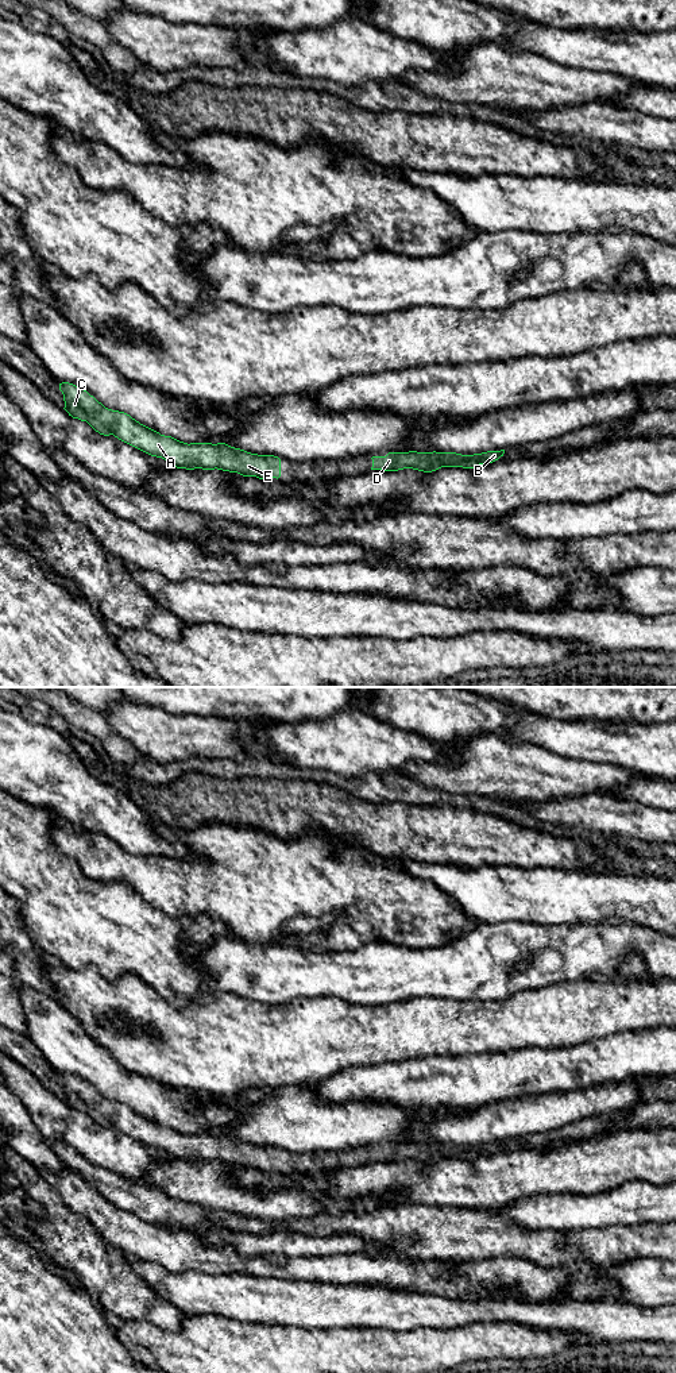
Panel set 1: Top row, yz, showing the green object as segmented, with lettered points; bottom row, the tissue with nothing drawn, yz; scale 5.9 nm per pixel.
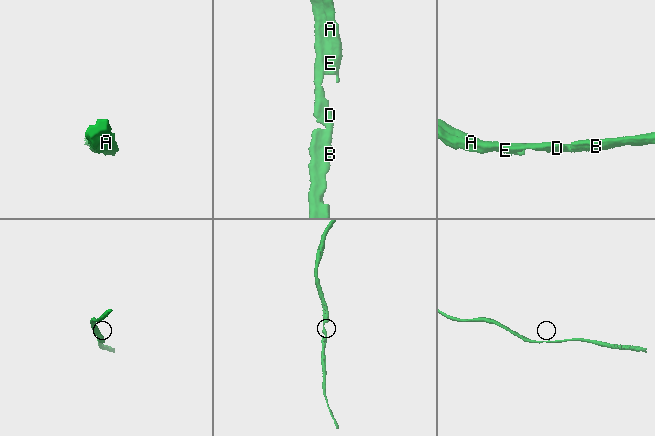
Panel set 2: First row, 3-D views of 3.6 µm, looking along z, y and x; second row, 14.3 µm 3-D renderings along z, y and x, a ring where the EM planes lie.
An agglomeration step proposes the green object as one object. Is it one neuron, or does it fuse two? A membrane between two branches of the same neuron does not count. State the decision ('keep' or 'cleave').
keep

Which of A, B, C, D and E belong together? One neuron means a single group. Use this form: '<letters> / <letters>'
A B C D E

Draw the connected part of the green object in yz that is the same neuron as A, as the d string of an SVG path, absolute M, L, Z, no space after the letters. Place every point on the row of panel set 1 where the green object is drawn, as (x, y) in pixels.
M62 382L59 390L63 394L63 409L69 416L86 421L100 435L113 435L151 456L167 460L177 468L217 468L263 481L281 477L281 459L278 456L251 454L225 443L188 444L171 436L161 435L124 412L105 408L80 386Z

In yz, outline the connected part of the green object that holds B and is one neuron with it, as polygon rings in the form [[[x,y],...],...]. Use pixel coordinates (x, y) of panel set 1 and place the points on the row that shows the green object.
[[[505,450],[487,451],[474,455],[461,455],[456,452],[389,452],[386,456],[372,456],[371,470],[398,471],[413,468],[424,473],[432,473],[441,467],[474,468],[479,464],[492,463],[503,456]]]

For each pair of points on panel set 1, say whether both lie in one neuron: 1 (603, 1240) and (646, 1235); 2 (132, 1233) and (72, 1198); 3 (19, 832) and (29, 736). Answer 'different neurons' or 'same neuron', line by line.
1: same neuron
2: same neuron
3: different neurons

